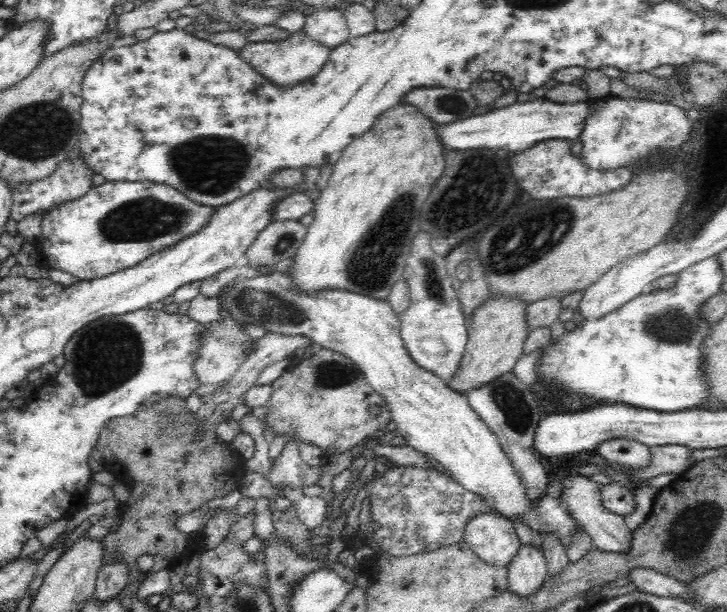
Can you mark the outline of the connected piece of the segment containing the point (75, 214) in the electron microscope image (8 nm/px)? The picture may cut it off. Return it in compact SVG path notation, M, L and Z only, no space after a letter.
M149 181L104 182L92 187L82 198L62 203L43 216L42 233L33 242L33 249L42 256L41 268L63 270L72 274L76 282L102 278L121 270L136 266L146 258L166 250L185 238L198 234L218 208L203 206L188 199L172 186Z

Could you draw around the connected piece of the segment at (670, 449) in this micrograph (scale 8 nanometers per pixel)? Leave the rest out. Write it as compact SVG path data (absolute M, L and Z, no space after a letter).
M664 445L650 447L652 458L650 466L644 472L634 472L635 480L646 480L662 474L675 473L680 476L703 460L694 461L692 449L682 445Z

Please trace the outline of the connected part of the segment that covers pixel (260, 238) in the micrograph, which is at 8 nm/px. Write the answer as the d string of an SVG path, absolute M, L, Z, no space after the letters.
M298 221L272 222L254 238L242 263L250 268L266 268L293 258L306 234L307 228Z

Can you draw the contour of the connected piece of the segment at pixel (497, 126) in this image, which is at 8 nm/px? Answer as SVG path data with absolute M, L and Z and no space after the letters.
M536 98L525 103L513 103L508 106L492 108L487 113L470 116L464 120L456 120L456 122L448 122L448 124L440 124L432 122L432 127L436 131L436 137L440 141L440 145L444 149L452 150L507 150L510 154L516 154L529 148L532 148L536 143L544 140L558 139L574 141L580 136L582 128L584 128L584 120L590 112L590 103L596 100L588 100L586 102L577 102L576 104L558 104L550 100L544 101L544 98Z

